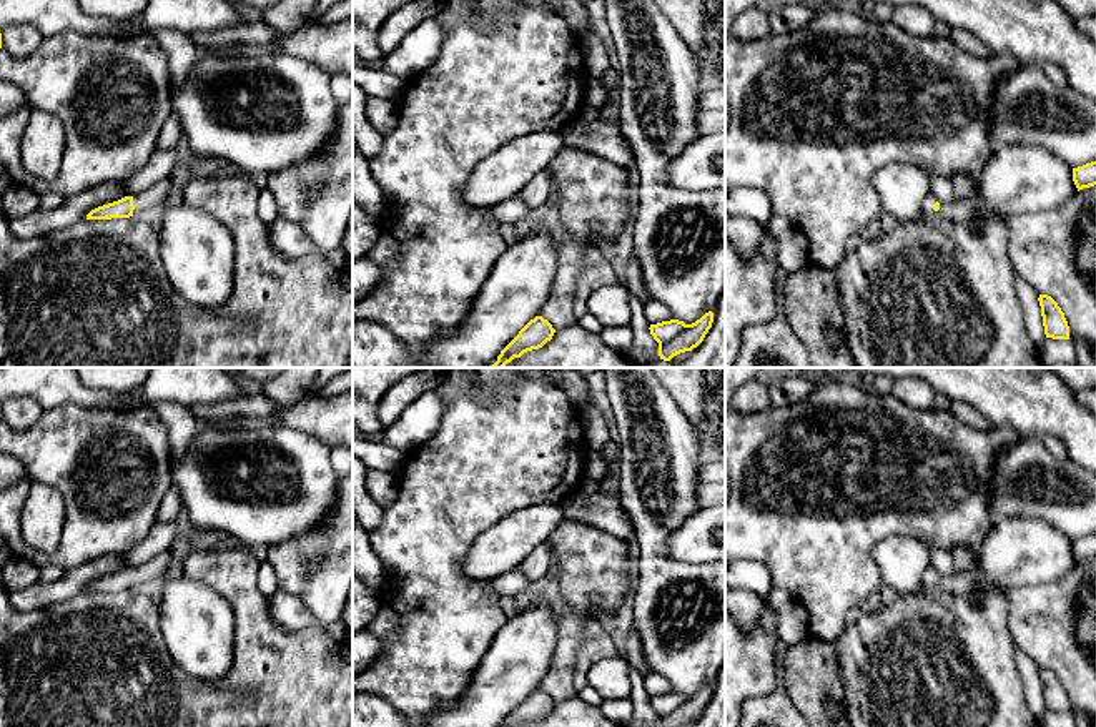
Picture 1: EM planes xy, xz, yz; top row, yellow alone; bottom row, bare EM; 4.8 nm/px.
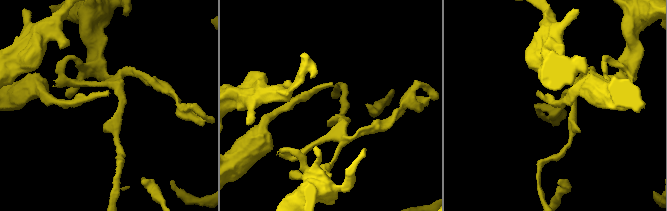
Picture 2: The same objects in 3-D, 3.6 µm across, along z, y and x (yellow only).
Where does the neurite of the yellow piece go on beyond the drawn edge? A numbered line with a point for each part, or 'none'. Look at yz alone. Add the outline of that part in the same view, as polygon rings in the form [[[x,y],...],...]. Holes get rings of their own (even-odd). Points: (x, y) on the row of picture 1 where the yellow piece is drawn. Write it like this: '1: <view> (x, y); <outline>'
1: yz (927, 210); [[[928,193],[925,201],[923,201],[923,206],[921,206],[921,216],[925,218],[935,218],[936,216],[936,211],[933,210],[933,205],[936,203],[938,200]]]

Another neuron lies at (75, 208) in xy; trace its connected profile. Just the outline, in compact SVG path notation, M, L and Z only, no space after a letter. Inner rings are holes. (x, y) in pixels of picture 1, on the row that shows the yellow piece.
M121 180L91 186L83 193L65 198L58 208L37 208L25 216L8 220L8 228L20 240L32 240L73 226L85 221L91 210L121 200L126 183L128 180Z

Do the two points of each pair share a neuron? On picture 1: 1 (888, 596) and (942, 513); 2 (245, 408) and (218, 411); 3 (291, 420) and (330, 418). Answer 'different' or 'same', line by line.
1: different
2: same
3: same

